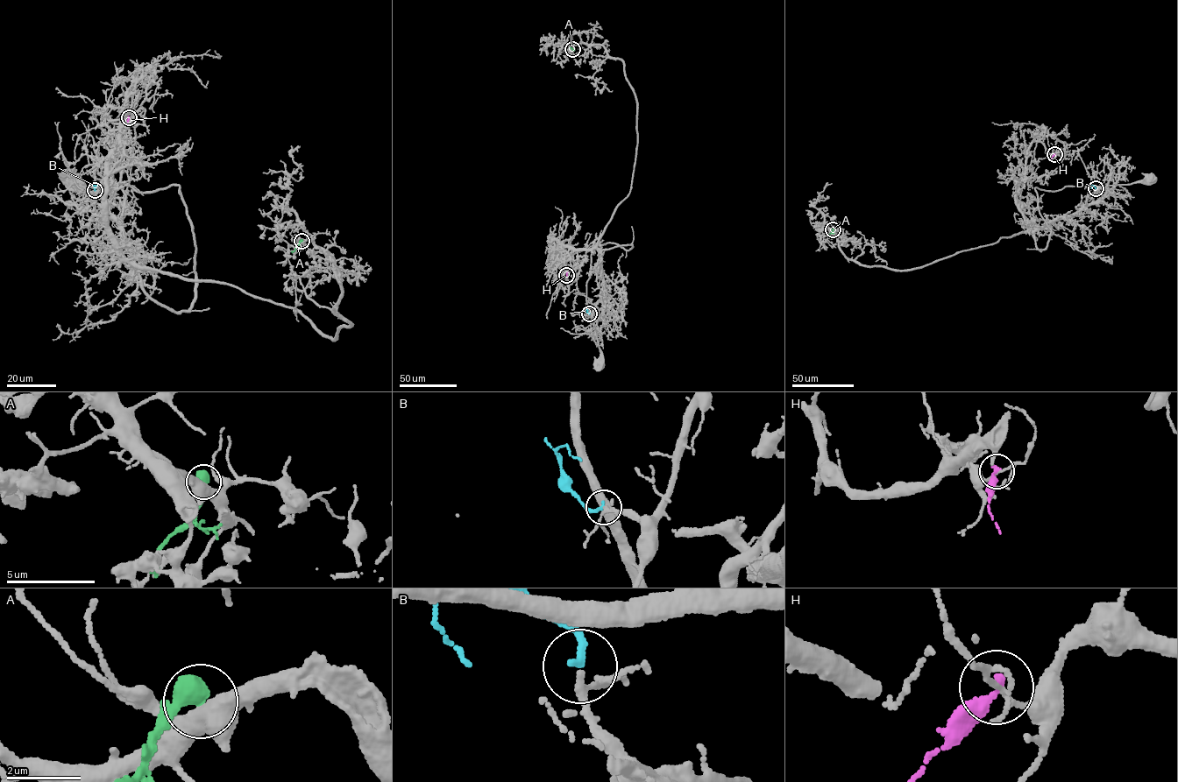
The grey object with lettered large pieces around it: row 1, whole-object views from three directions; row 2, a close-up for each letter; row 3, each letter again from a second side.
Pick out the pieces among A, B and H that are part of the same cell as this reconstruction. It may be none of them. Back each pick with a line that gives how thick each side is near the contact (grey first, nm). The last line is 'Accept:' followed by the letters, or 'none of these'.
B: calibres 130 and 200 nm
Accept: B

